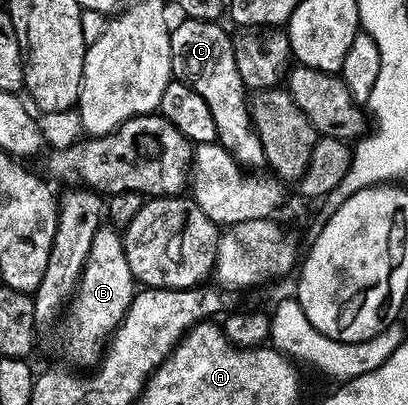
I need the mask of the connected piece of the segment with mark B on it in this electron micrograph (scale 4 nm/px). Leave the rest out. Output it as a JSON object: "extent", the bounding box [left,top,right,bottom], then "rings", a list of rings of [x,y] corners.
{"extent":[63,225,137,366],"rings":[[[101,225],[89,247],[79,286],[69,302],[63,325],[63,353],[75,365],[94,366],[137,292],[137,282],[125,258],[123,239],[111,225]]]}

